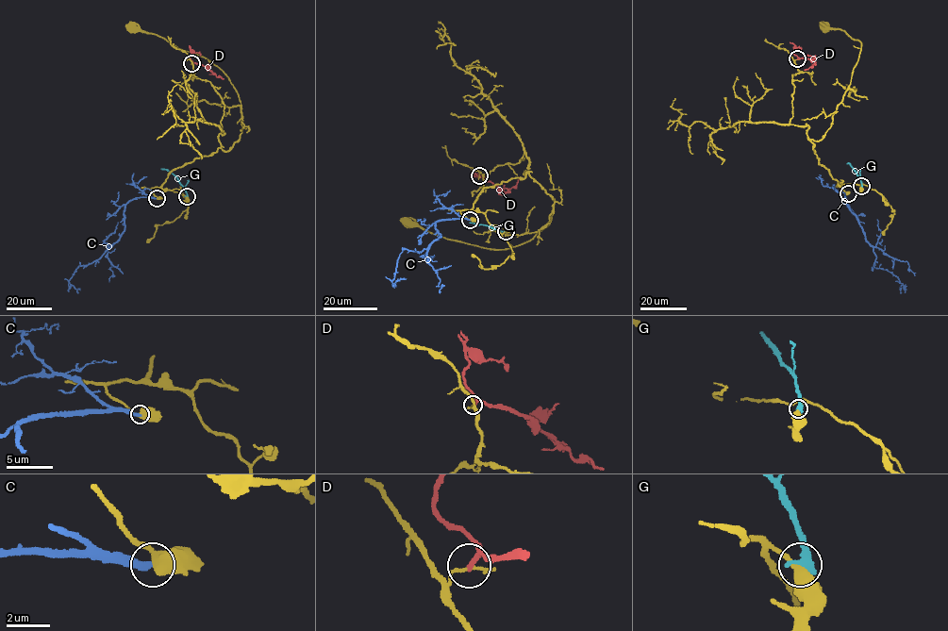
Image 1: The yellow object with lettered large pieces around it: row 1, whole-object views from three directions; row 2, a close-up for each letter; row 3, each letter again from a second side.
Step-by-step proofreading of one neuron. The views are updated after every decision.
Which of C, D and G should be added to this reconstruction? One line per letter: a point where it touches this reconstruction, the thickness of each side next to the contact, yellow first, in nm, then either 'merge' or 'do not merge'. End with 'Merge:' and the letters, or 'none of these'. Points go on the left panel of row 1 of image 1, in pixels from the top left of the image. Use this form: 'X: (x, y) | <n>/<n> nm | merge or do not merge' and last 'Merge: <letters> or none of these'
C: (157, 198) | 550/280 nm | do not merge
D: (191, 63) | 110/200 nm | do not merge
G: (187, 196) | 360/480 nm | do not merge
Merge: none of these

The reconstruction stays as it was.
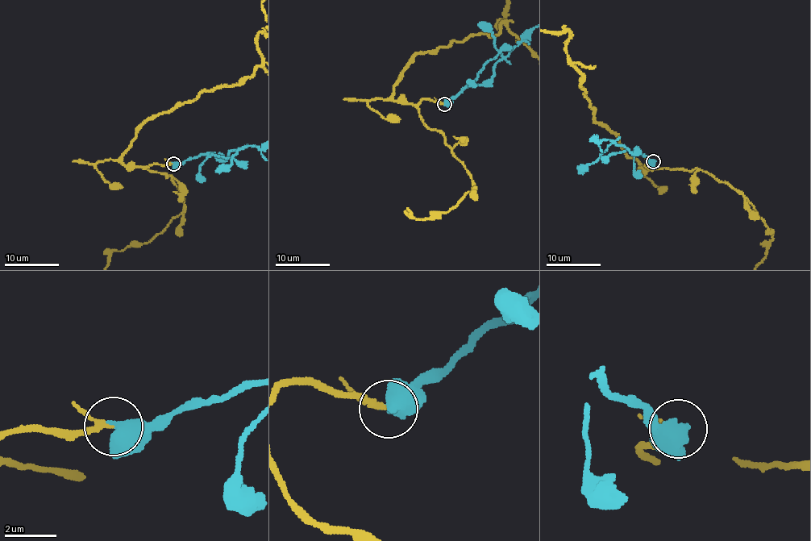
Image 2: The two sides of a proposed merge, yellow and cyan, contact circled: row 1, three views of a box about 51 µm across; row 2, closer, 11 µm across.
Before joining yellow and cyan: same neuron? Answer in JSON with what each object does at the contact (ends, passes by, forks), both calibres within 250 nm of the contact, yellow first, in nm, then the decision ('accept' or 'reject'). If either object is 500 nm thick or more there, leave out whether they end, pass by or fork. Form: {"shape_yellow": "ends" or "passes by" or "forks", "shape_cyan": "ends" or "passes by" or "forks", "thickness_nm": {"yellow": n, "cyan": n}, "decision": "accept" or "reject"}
{"thickness_nm": {"yellow": 150, "cyan": 700}, "decision": "accept"}

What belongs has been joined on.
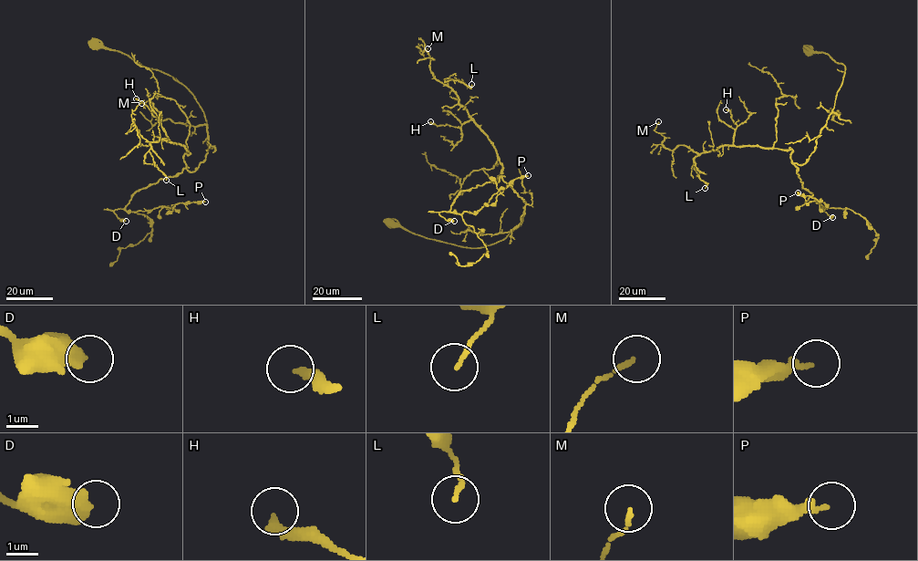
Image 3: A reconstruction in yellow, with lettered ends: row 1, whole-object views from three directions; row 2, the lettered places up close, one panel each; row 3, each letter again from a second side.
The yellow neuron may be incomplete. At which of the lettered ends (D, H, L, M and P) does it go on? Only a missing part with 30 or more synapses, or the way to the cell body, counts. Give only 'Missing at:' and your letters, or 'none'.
Missing at: none

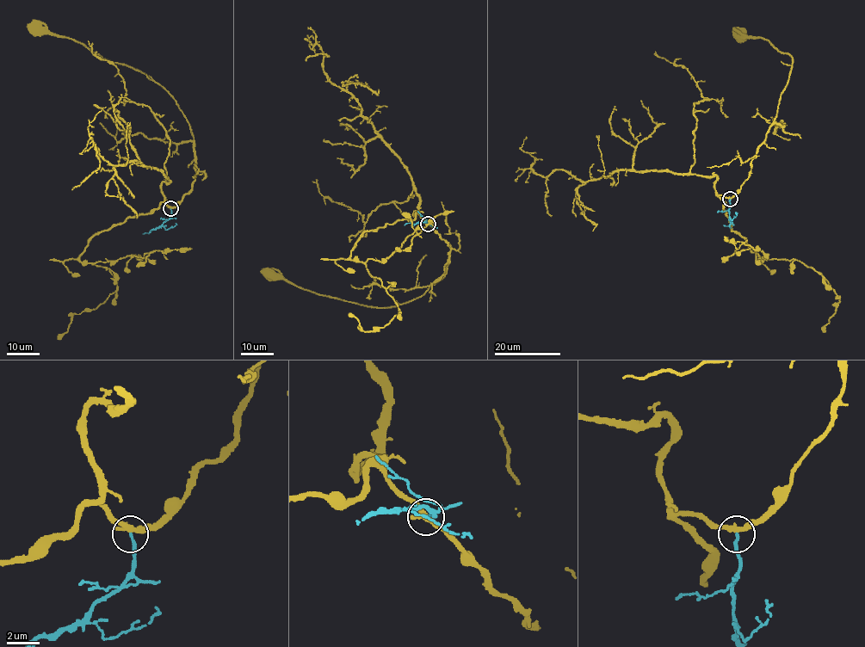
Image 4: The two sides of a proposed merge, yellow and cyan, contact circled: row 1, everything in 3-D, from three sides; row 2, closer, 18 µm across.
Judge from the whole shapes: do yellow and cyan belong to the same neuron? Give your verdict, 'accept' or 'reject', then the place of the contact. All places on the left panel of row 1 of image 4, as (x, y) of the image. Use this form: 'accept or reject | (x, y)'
accept | (170, 208)

